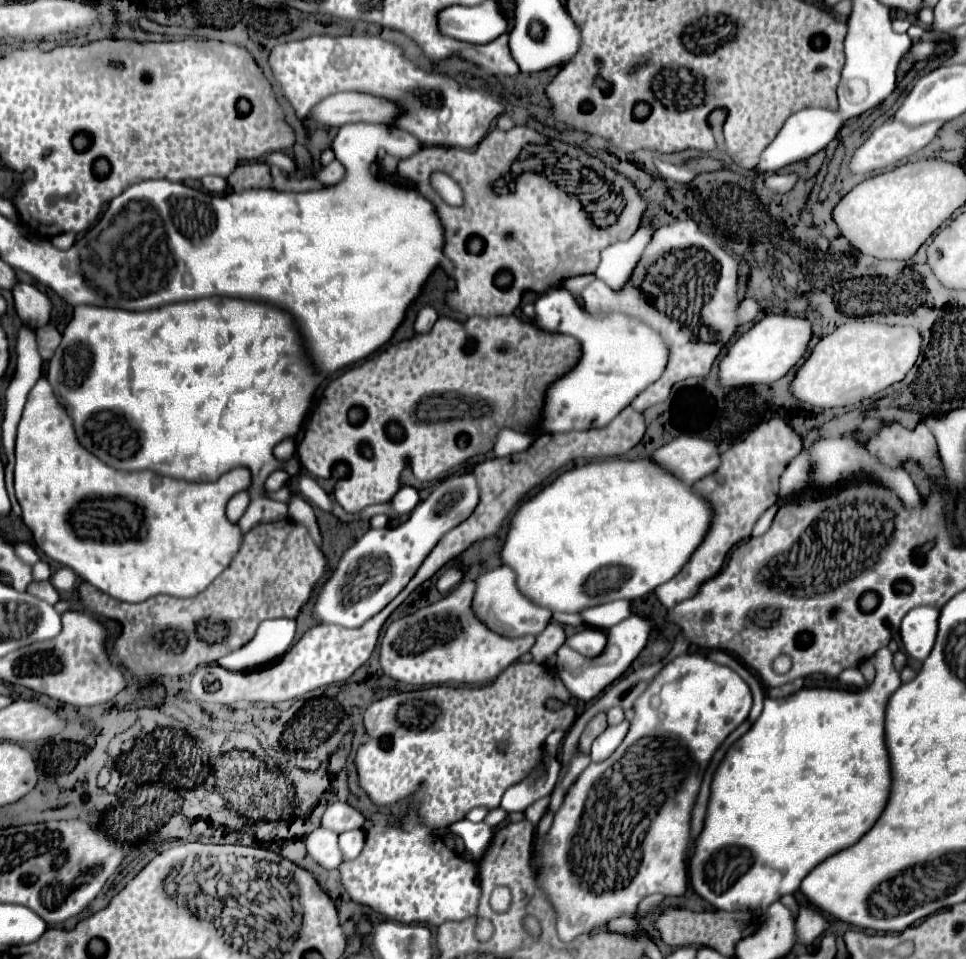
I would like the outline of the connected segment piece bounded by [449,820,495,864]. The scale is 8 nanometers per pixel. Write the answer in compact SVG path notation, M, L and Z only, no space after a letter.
M461 820L461 822L455 822L453 826L449 826L449 830L463 838L465 848L473 856L475 864L479 864L479 860L485 856L485 852L489 850L489 846L493 842L493 836L495 836L495 830L485 822L473 824L469 820Z

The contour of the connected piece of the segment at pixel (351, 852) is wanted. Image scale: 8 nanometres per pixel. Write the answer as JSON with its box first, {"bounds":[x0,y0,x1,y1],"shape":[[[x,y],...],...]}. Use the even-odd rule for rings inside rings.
{"bounds":[339,828,365,860],"shape":[[[363,828],[349,830],[349,832],[343,832],[343,834],[339,836],[339,846],[343,848],[345,860],[357,858],[359,852],[363,850],[363,844],[365,844],[365,832],[363,832]]]}

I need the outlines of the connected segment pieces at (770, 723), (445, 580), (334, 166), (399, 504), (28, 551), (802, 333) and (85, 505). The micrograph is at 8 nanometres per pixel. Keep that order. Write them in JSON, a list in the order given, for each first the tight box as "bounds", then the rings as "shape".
[{"bounds":[689,648,901,912],"shape":[[[883,648],[881,660],[877,660],[877,676],[875,682],[871,682],[867,688],[853,690],[831,690],[831,688],[801,688],[799,692],[785,696],[785,698],[765,698],[765,708],[759,716],[759,720],[751,726],[751,730],[741,736],[723,758],[721,766],[717,768],[711,784],[711,798],[707,808],[707,820],[705,828],[697,840],[697,852],[689,862],[689,878],[691,886],[699,896],[703,896],[707,902],[711,902],[719,910],[759,910],[765,912],[771,902],[777,902],[785,894],[793,894],[799,890],[801,880],[825,858],[841,852],[843,848],[849,848],[859,840],[865,832],[871,830],[871,826],[877,822],[881,812],[887,806],[889,792],[891,792],[891,764],[887,756],[885,746],[885,706],[891,698],[891,694],[901,686],[899,672],[893,668],[893,654],[889,648]]]},{"bounds":[437,570,463,594],"shape":[[[461,570],[459,572],[445,572],[443,578],[437,580],[437,590],[441,594],[447,594],[447,592],[451,592],[461,582],[461,578],[463,578],[463,572]]]},{"bounds":[315,160,343,186],"shape":[[[333,160],[331,164],[323,166],[319,172],[315,172],[315,178],[323,184],[323,186],[331,186],[331,184],[337,184],[341,178],[343,178],[343,166]]]},{"bounds":[391,486,419,514],"shape":[[[403,486],[403,488],[393,496],[391,506],[393,506],[393,510],[395,510],[397,514],[409,514],[409,512],[417,506],[417,502],[419,502],[417,490],[411,488],[411,486]]]},{"bounds":[15,544,39,564],"shape":[[[17,544],[17,546],[15,546],[15,552],[17,552],[17,556],[19,556],[23,562],[27,562],[27,564],[35,564],[35,562],[39,560],[37,552],[35,552],[29,544]]]},{"bounds":[719,314,811,386],"shape":[[[767,314],[749,332],[745,332],[725,354],[719,366],[723,386],[751,386],[781,380],[791,368],[799,364],[811,342],[811,320],[793,314]]]},{"bounds":[15,378,251,602],"shape":[[[41,378],[33,390],[29,392],[21,422],[19,422],[19,458],[15,464],[15,496],[21,504],[23,510],[23,522],[25,526],[33,532],[35,544],[39,546],[39,550],[43,550],[45,555],[55,562],[61,562],[65,566],[69,566],[78,577],[93,584],[95,588],[99,588],[101,592],[121,600],[121,602],[143,602],[151,596],[157,594],[169,594],[169,596],[177,596],[177,598],[191,598],[197,596],[199,592],[203,592],[229,564],[231,564],[231,556],[235,556],[241,548],[243,542],[243,532],[241,528],[237,528],[235,524],[231,524],[225,516],[225,506],[229,502],[229,498],[241,490],[249,490],[251,488],[251,472],[247,468],[235,468],[227,474],[223,474],[219,480],[215,482],[185,482],[185,480],[175,480],[169,476],[161,476],[155,472],[119,472],[107,464],[103,464],[97,456],[93,456],[91,452],[87,452],[77,436],[75,436],[75,428],[73,428],[73,420],[67,414],[67,410],[57,402],[51,384]]]}]

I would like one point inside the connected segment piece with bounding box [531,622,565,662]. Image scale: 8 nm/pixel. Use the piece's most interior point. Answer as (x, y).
(547, 644)

